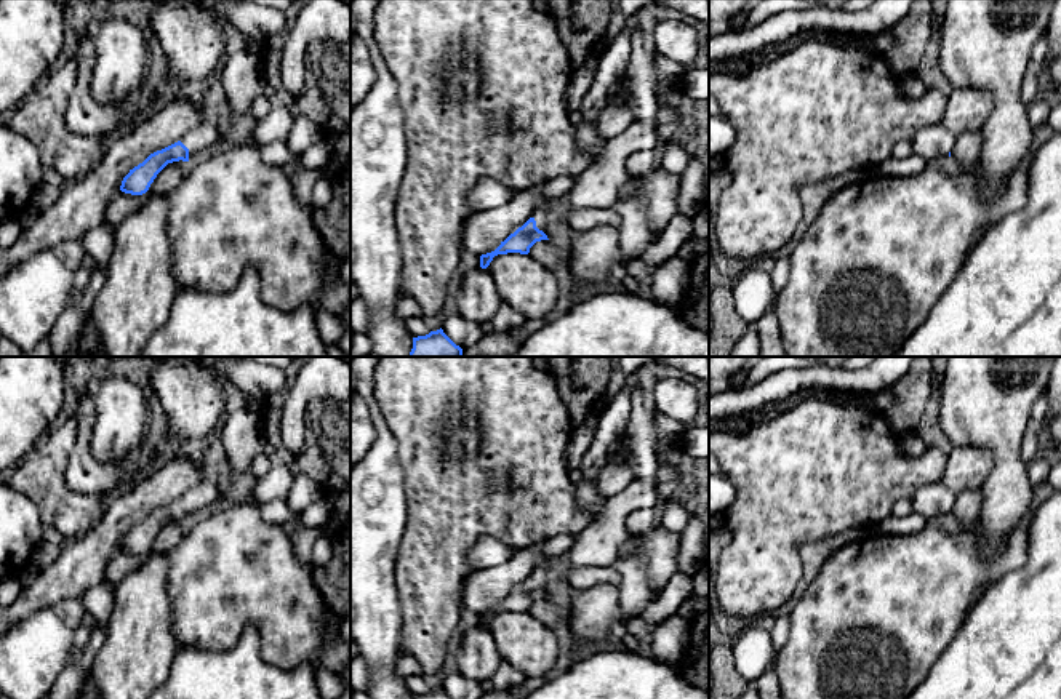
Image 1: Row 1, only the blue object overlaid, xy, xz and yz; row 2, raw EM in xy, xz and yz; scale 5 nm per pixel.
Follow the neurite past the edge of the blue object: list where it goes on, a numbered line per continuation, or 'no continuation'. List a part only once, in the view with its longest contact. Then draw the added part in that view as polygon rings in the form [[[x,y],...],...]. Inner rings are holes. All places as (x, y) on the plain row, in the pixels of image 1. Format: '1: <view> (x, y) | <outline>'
1: xz (552, 581) | [[[536,566],[533,576],[536,585],[552,600],[560,600],[570,590],[570,584],[562,569]]]

